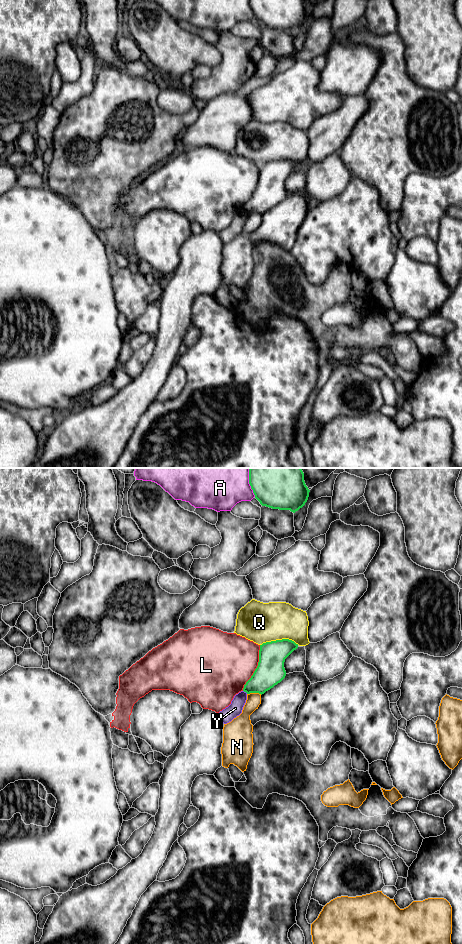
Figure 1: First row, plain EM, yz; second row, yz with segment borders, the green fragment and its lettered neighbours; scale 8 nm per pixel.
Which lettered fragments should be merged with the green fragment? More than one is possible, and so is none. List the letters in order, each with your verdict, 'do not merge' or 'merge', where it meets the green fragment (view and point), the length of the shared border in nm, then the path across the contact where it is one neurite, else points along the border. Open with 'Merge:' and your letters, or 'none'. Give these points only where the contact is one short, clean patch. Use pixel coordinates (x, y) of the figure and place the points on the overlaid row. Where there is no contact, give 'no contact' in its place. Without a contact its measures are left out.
Merge: none
A: do not merge; meets green in yz at (249, 482); contact 240 nm long
L: do not merge; meets green in yz at (256, 668); contact 400 nm long
N: do not merge; meets green in yz at (254, 692); contact 120 nm long; border along yz (247, 693), (261, 694)
Q: do not merge; meets green in yz at (279, 640); contact 320 nm long
Y: do not merge; meets green in yz at (245, 691); contact 50 nm long; border along yz (243, 690), (247, 693)

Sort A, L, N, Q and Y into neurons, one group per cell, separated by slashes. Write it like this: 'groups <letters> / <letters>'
groups A / L / N / Q / Y

